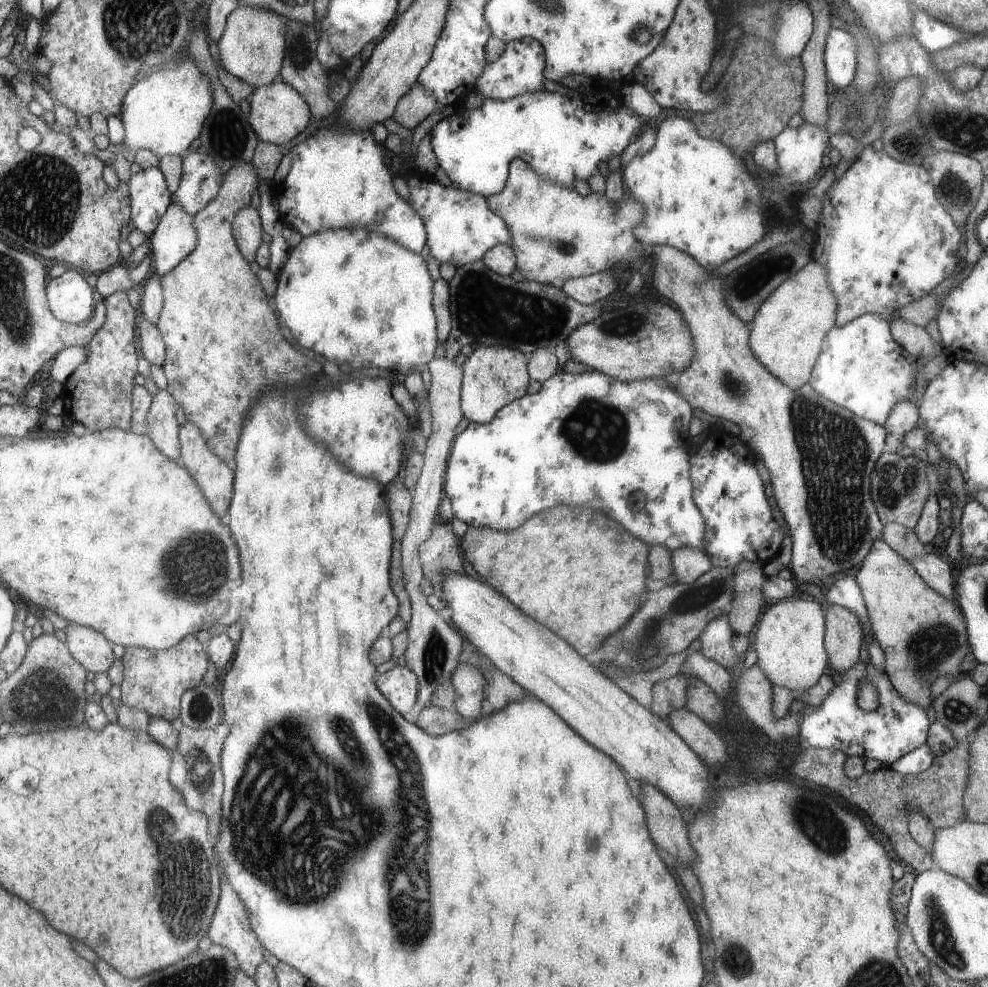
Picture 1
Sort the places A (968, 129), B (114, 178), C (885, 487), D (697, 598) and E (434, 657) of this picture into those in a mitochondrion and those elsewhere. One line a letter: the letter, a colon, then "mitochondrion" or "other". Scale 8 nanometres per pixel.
A: mitochondrion
B: other
C: mitochondrion
D: mitochondrion
E: mitochondrion

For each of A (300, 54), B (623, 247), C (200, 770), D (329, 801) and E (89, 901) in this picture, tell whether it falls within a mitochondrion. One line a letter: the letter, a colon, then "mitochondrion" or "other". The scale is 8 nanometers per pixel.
A: mitochondrion
B: other
C: mitochondrion
D: mitochondrion
E: other

